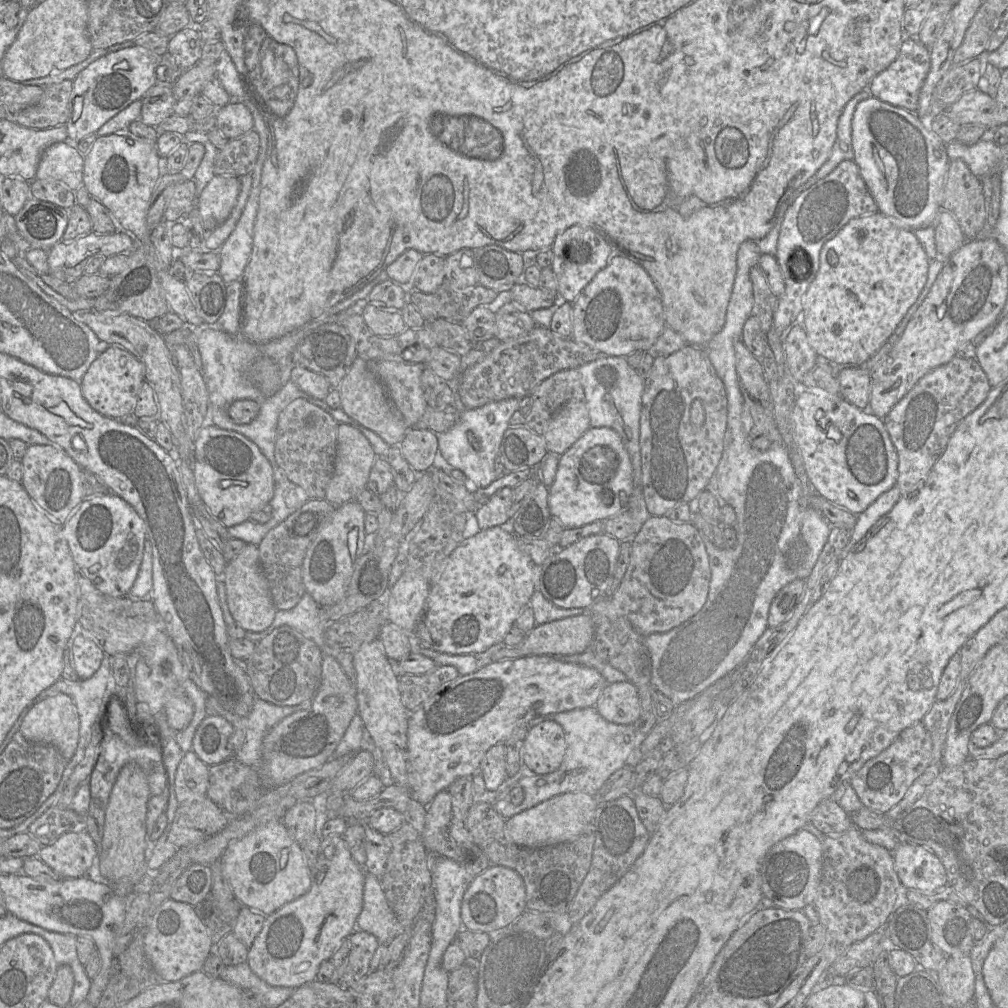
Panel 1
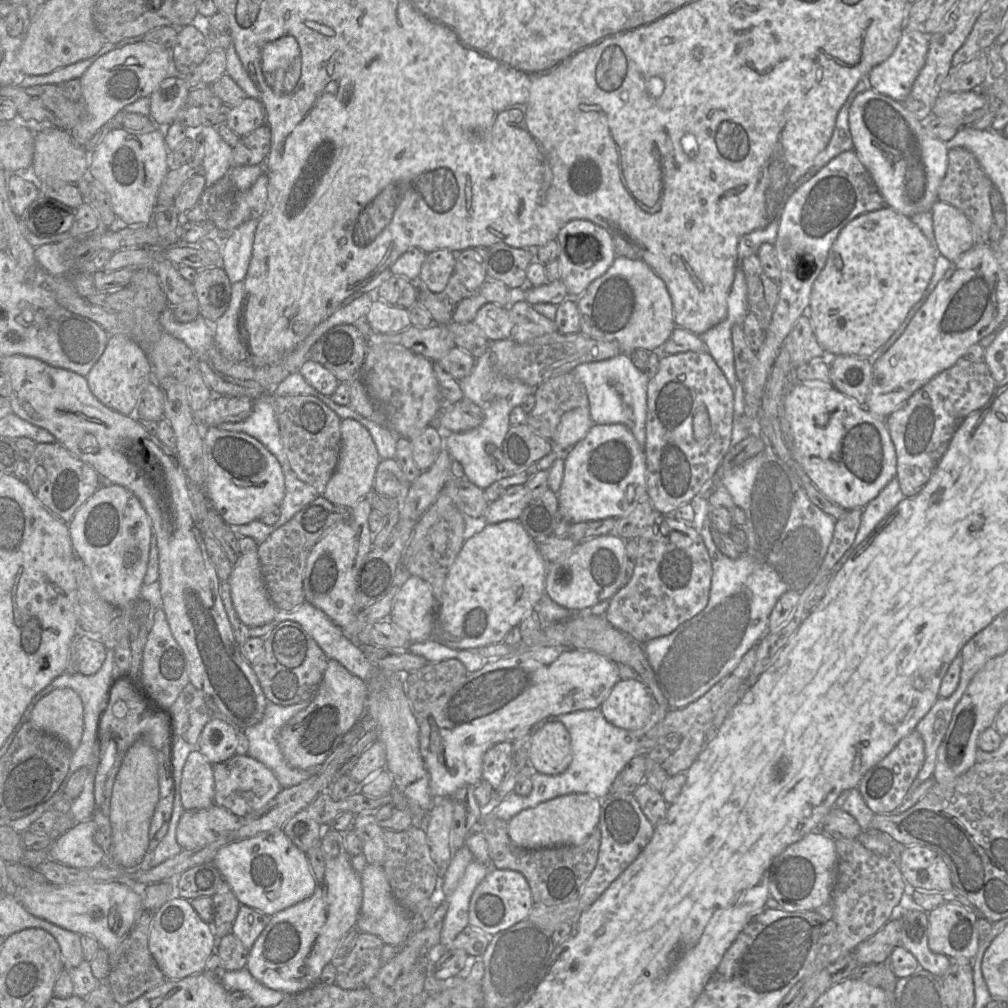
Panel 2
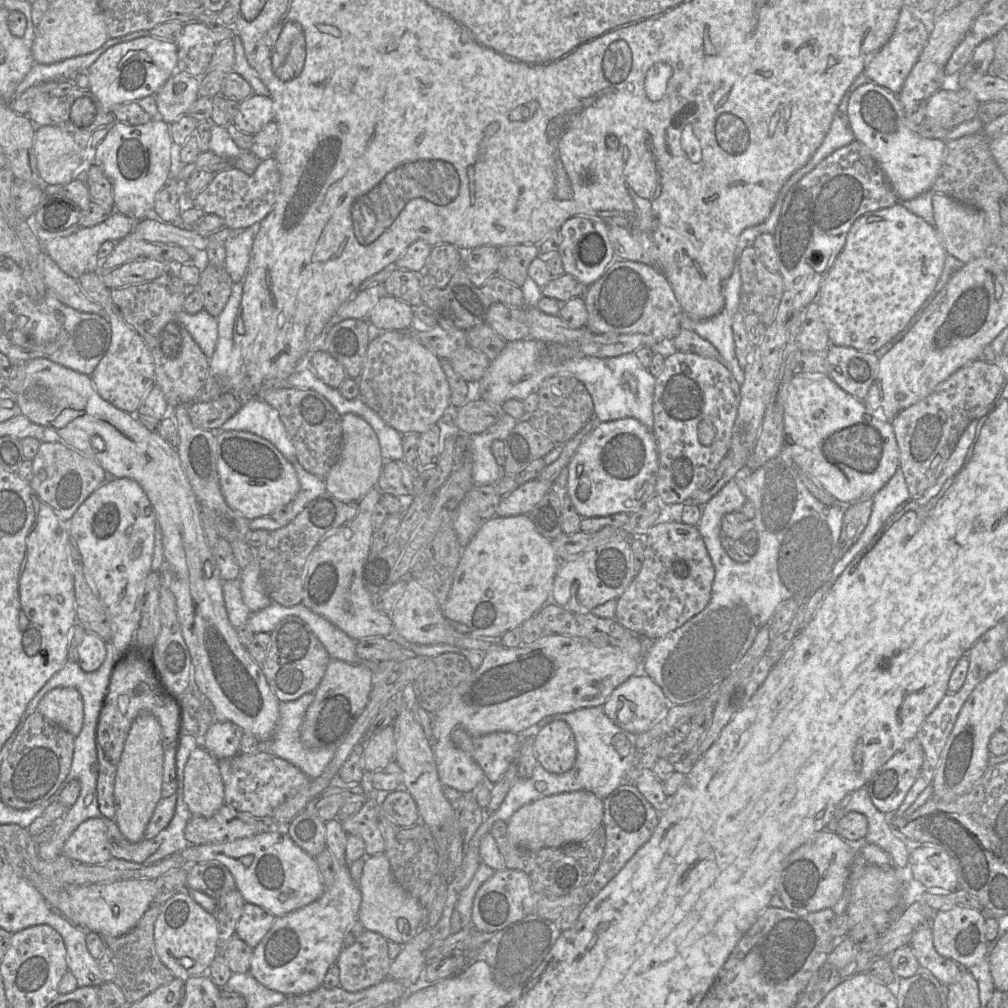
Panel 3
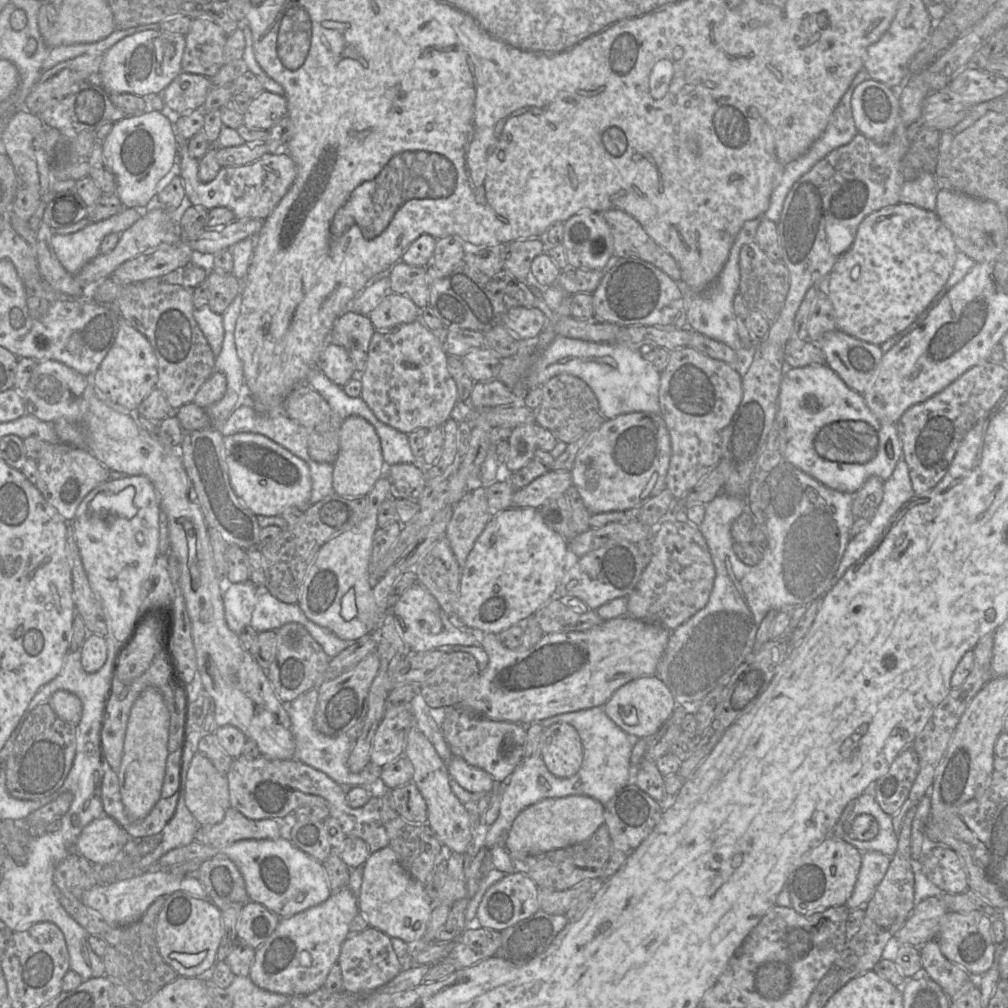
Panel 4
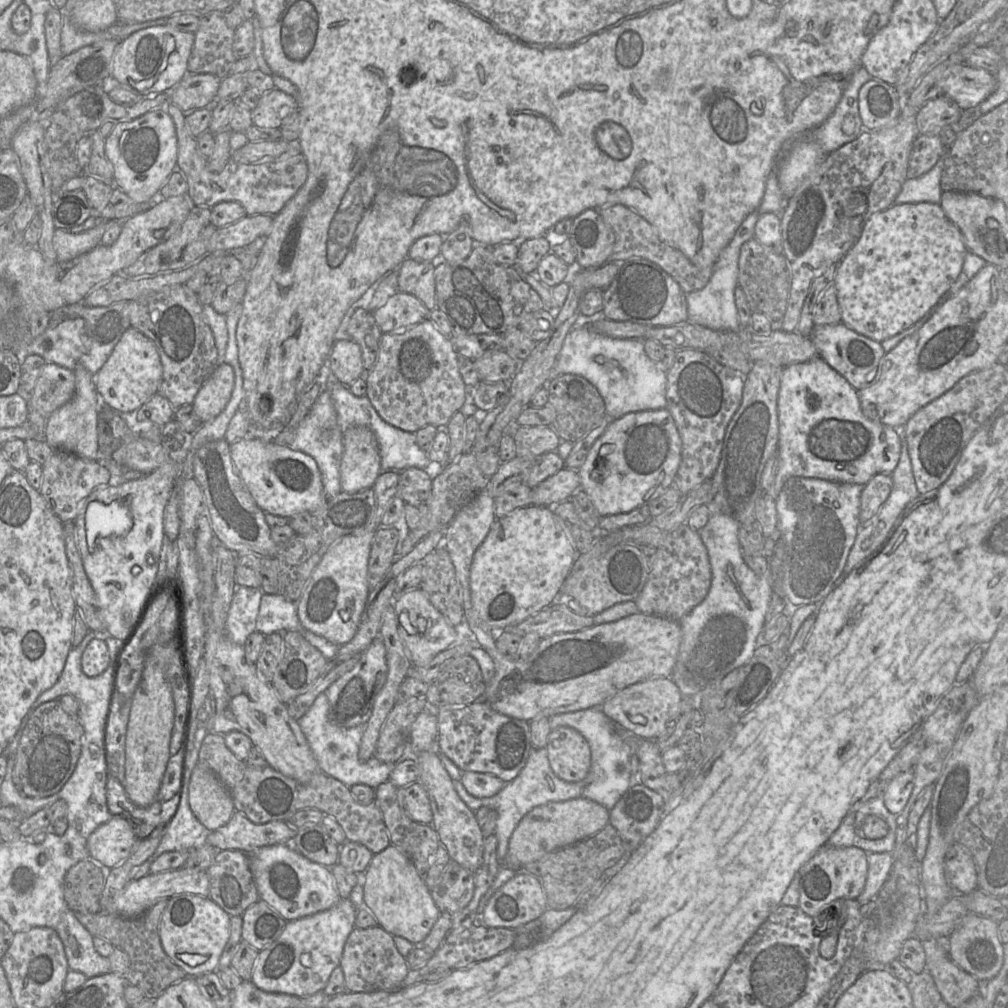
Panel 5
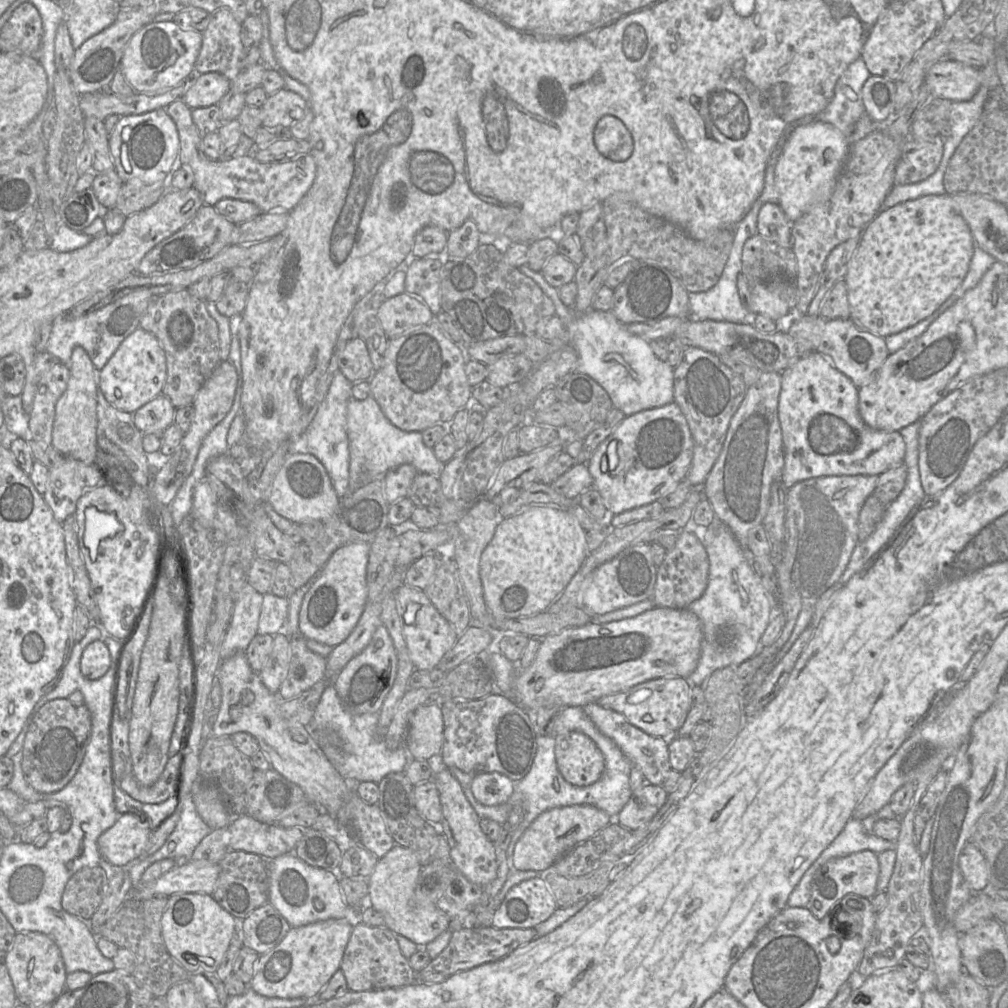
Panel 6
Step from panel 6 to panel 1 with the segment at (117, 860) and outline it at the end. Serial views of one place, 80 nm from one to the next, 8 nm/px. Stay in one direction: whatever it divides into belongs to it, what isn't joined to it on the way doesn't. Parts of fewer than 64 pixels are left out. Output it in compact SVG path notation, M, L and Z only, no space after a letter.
M84 818L83 826L81 828L74 829L61 835L52 844L42 847L42 849L38 853L38 858L46 865L48 865L61 878L79 878L81 876L84 876L93 865L97 864L98 856L99 853L97 845L95 844L89 833L84 829Z

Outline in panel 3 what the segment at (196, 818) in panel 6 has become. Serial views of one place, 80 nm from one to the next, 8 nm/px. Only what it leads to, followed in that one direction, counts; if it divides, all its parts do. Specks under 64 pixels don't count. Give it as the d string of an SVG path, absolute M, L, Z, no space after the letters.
M183 788L177 789L176 809L172 820L165 829L165 838L157 851L148 857L143 864L153 864L175 853L180 853L190 845L185 838L184 831L188 821L192 818L184 802Z

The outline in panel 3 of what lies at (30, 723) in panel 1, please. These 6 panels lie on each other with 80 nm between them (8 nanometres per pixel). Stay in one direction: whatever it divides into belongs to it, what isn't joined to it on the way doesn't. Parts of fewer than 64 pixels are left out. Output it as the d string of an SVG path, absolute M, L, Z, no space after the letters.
M57 687L39 702L37 710L74 737L81 732L84 720L83 699L73 687Z

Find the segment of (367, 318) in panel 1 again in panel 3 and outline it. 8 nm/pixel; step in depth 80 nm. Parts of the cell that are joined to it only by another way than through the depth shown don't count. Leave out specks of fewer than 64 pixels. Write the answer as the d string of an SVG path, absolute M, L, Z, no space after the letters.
M390 295L379 299L370 311L369 321L386 331L407 330L415 323L412 306Z

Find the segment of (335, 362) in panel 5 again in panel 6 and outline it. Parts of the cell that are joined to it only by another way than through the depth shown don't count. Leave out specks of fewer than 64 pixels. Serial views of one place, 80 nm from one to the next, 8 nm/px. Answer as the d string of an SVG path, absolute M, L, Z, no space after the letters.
M353 338L346 343L338 355L338 370L353 384L370 381L375 370L362 339Z

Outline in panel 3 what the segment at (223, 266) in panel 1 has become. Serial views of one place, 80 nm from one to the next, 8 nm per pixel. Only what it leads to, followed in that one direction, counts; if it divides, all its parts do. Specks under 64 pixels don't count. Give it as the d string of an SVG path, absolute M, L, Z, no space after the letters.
M257 225L234 231L235 234L224 243L226 249L224 268L232 281L237 283L243 280L246 273Z

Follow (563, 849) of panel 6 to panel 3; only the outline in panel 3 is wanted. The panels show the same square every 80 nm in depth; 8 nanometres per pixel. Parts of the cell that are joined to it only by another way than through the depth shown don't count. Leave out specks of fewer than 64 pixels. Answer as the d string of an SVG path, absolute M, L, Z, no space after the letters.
M588 791L545 797L520 808L507 821L510 842L527 850L563 847L586 840L603 823L603 800Z

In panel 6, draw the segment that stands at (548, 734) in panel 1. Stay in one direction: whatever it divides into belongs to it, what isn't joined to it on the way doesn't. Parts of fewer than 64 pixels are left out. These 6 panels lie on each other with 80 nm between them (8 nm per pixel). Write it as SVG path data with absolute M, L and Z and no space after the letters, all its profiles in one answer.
M577 731L555 735L555 758L563 778L578 787L595 783L605 769L604 756L595 742Z

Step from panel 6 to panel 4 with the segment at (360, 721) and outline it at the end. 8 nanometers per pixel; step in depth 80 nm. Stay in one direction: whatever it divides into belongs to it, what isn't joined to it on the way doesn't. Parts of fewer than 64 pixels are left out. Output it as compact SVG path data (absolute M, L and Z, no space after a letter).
M317 689L308 690L290 703L285 704L295 741L294 759L324 772L336 783L345 788L377 784L377 792L379 792L378 789L383 787L380 782L381 767L369 762L359 773L353 773L348 768L348 758L356 742L353 733L344 733L331 737L320 733L316 729L314 717L318 700Z

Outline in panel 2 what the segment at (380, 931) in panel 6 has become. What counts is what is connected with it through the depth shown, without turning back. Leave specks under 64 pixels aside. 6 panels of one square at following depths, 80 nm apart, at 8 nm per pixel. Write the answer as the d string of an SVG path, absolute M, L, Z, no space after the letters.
M359 932L347 958L337 967L335 983L343 989L367 987L382 966L383 945L379 936Z

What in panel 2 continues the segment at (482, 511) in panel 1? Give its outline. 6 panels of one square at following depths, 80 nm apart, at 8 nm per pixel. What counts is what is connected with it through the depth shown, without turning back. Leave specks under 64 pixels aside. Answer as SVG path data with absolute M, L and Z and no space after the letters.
M525 484L510 486L498 500L489 504L484 518L490 524L517 520L530 502L531 496Z

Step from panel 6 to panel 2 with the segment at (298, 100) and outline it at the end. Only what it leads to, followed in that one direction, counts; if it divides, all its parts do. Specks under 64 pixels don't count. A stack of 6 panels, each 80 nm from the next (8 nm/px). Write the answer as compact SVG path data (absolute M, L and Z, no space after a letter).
M247 97L233 107L225 121L226 125L241 138L266 122L266 112L259 99Z

